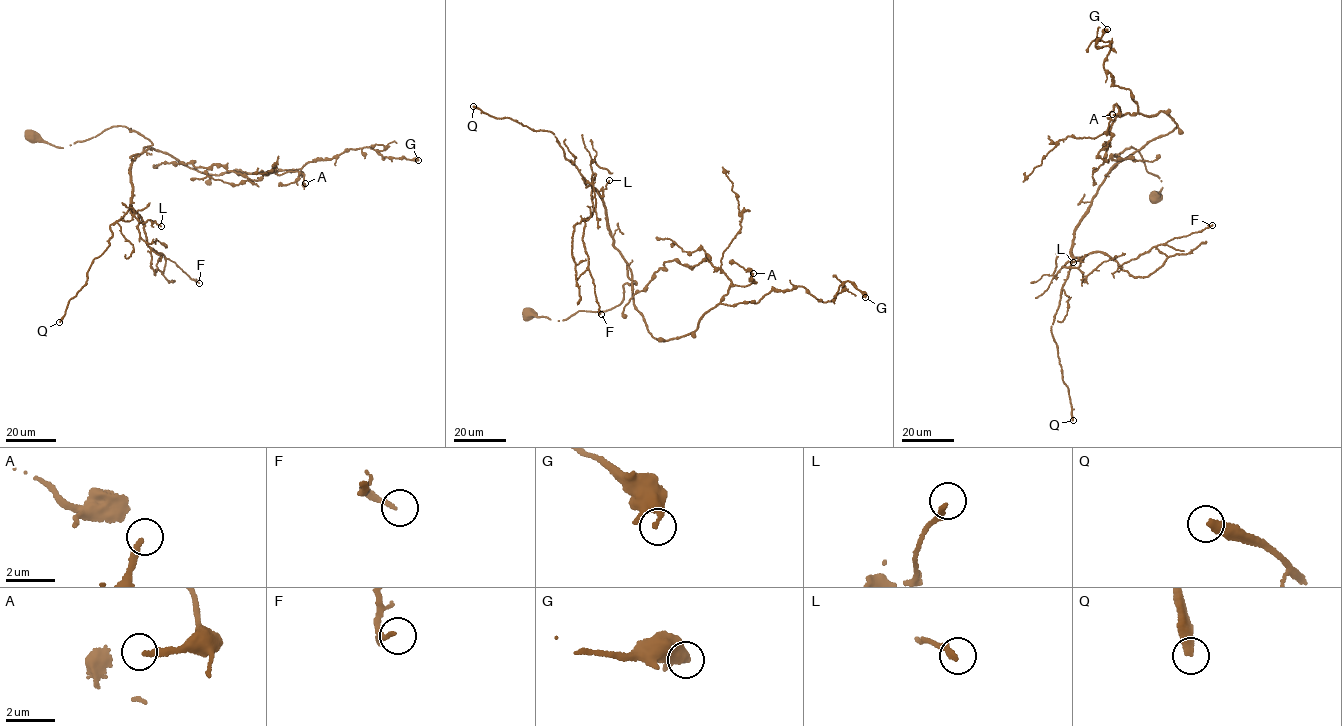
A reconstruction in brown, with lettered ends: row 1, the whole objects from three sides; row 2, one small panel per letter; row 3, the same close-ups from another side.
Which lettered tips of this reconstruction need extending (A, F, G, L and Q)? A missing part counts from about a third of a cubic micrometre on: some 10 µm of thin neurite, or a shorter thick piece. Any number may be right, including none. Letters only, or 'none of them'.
A, Q

